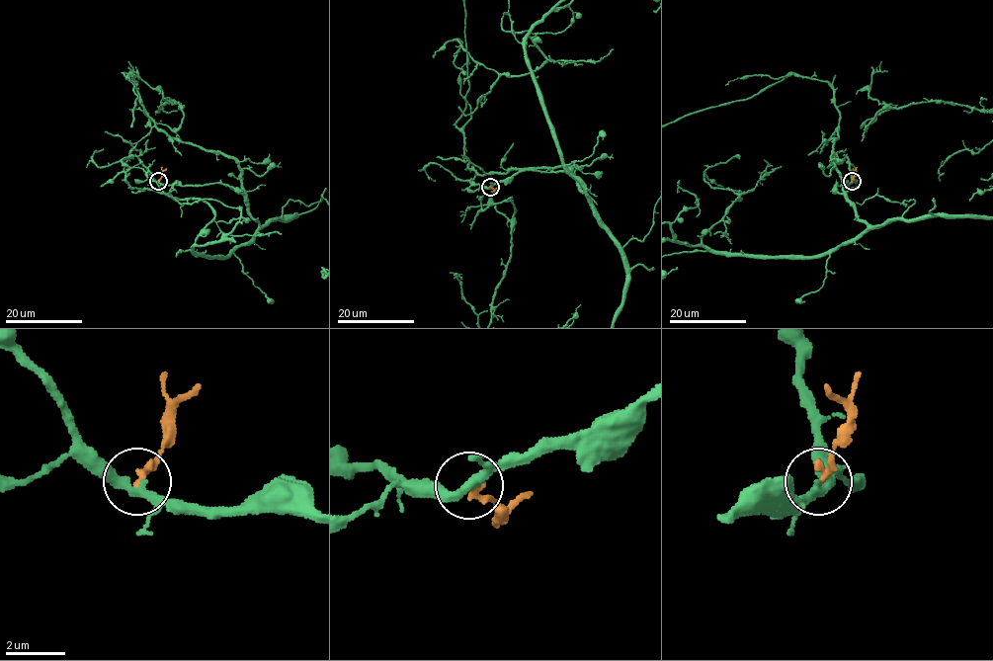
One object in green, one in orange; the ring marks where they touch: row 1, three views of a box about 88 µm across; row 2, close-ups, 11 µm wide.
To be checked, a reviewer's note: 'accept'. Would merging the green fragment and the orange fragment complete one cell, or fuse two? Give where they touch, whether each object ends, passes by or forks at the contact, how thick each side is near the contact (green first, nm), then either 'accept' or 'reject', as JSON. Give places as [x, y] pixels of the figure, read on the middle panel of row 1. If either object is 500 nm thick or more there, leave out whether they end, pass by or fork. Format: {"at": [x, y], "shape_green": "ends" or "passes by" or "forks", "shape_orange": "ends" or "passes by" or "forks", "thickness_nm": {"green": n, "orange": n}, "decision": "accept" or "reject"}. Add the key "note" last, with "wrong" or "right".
{"at": [490, 187], "shape_green": "passes by", "shape_orange": "ends", "thickness_nm": {"green": 280, "orange": 260}, "decision": "reject", "note": "wrong"}

